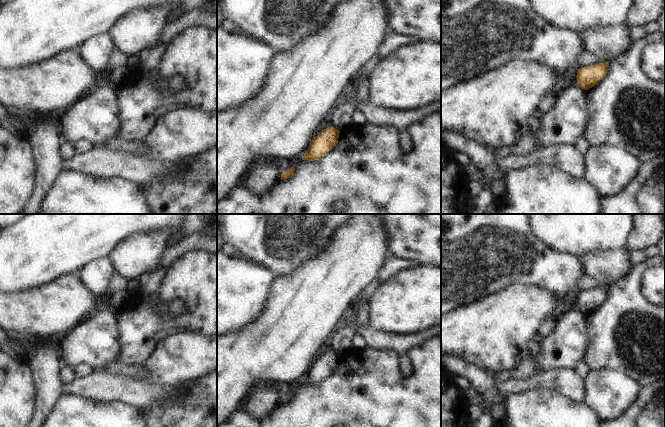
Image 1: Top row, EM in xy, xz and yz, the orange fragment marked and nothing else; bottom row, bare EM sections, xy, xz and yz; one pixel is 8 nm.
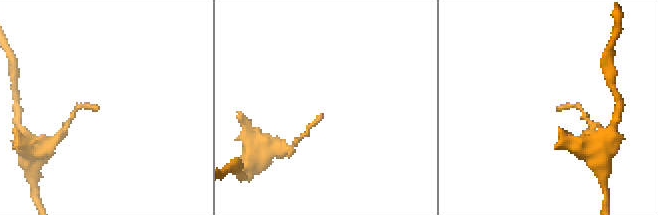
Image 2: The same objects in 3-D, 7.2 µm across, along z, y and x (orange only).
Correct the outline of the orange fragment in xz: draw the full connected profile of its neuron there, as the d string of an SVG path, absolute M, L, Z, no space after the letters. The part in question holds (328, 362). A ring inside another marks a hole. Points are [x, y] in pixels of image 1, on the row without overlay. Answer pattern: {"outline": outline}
{"outline": "M333 350L324 353L311 365L302 384L314 385L327 378L338 367L339 357Z"}

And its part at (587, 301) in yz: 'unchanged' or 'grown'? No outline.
unchanged

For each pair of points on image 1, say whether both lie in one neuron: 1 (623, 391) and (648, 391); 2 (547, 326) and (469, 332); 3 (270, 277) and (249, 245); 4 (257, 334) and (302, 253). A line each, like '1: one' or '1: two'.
1: two
2: two
3: two
4: two

